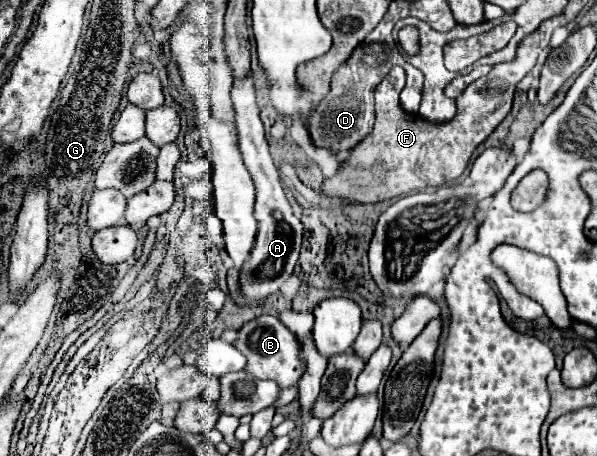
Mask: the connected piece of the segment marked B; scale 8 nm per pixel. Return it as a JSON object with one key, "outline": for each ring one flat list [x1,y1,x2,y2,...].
{"outline":[[262,314,262,316,246,322,240,328,238,338,234,340,234,346,246,356,244,370,250,372,258,380,274,380,280,388,290,388,300,380,300,376,304,372,304,364,300,360,298,338,276,316]]}

